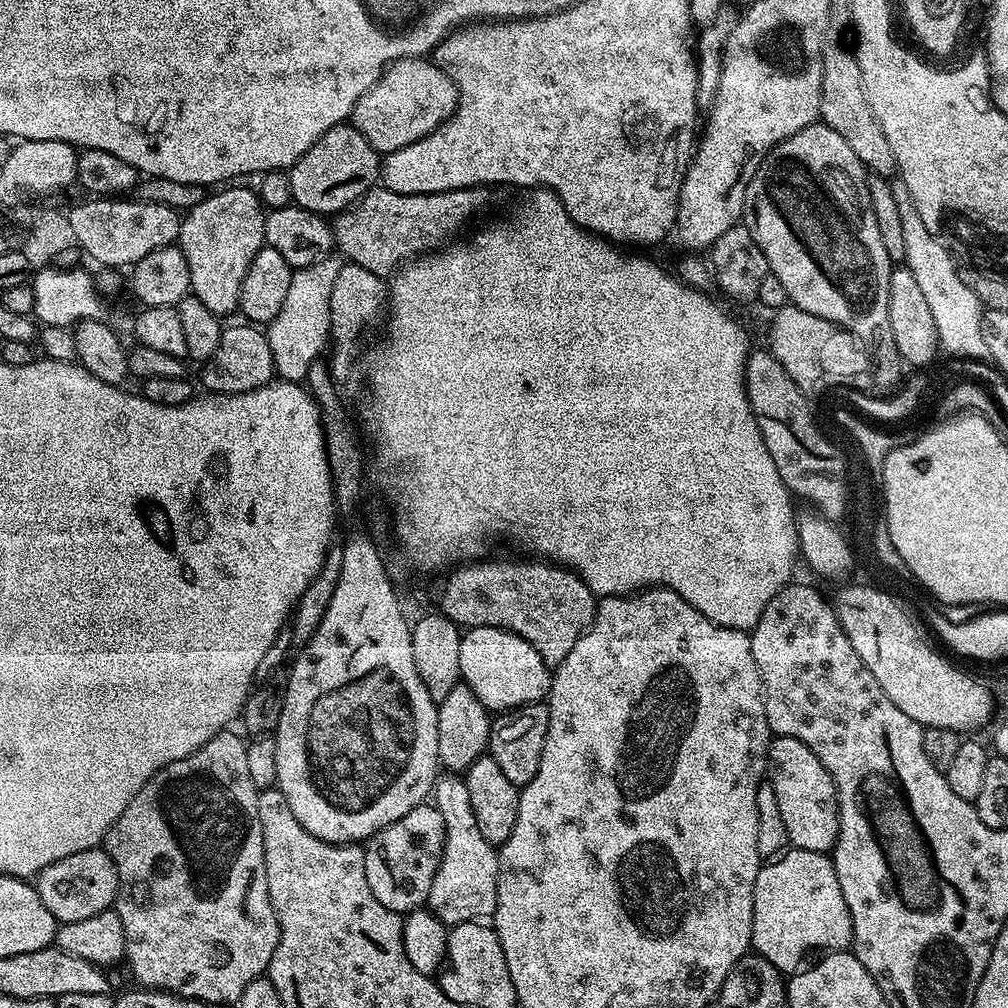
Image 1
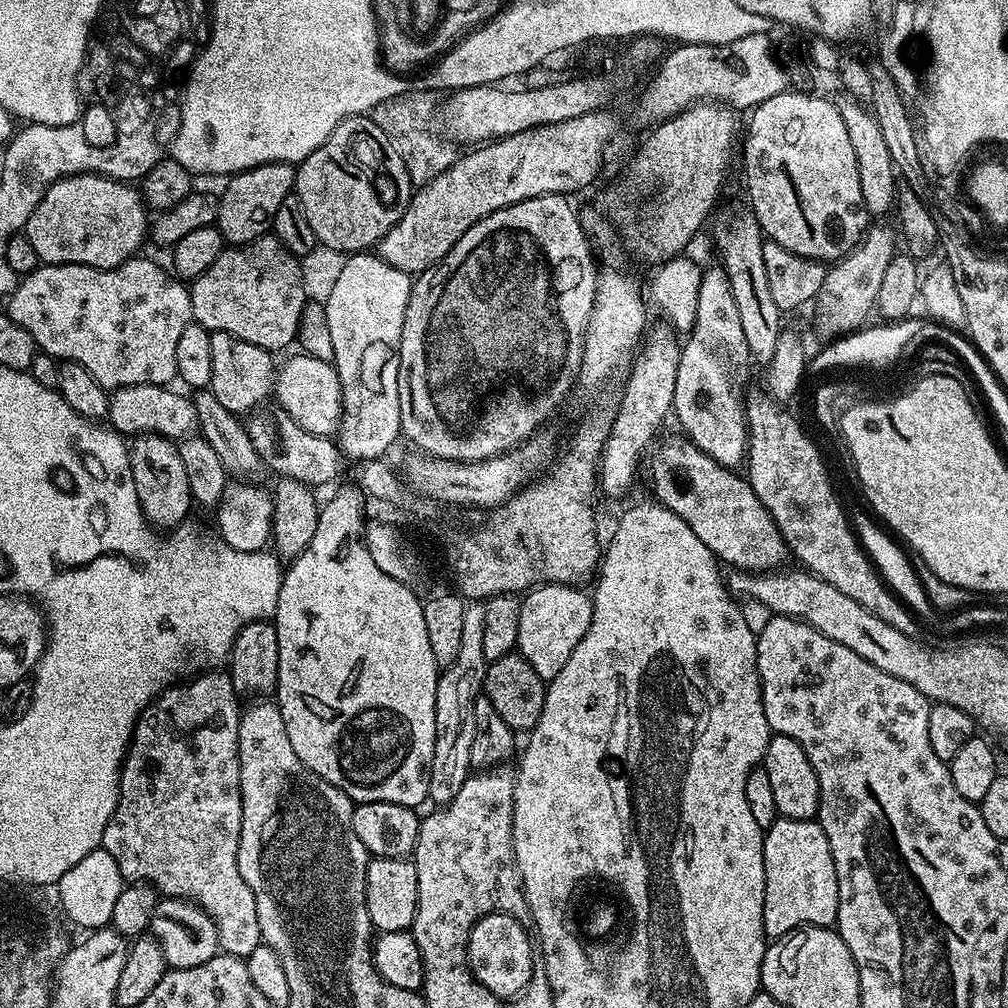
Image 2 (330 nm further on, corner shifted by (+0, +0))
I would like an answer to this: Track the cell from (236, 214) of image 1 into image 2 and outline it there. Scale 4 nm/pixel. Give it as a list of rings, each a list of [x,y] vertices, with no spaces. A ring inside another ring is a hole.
[[[263,164],[245,172],[237,172],[227,181],[224,193],[219,193],[218,214],[215,227],[220,229],[229,245],[249,244],[260,236],[272,232],[274,214],[287,196],[293,195],[296,187],[296,168],[291,164]]]

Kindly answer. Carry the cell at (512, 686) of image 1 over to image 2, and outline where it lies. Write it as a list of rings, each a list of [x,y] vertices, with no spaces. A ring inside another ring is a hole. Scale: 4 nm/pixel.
[[[541,583],[539,586],[533,587],[521,599],[516,651],[522,658],[526,658],[526,662],[530,662],[530,666],[534,666],[534,670],[546,682],[553,680],[558,674],[558,670],[562,670],[562,666],[566,666],[566,662],[570,662],[570,654],[574,654],[574,648],[578,646],[578,642],[582,642],[586,630],[590,630],[592,597],[587,591],[585,593],[584,591],[583,587],[570,584]]]

